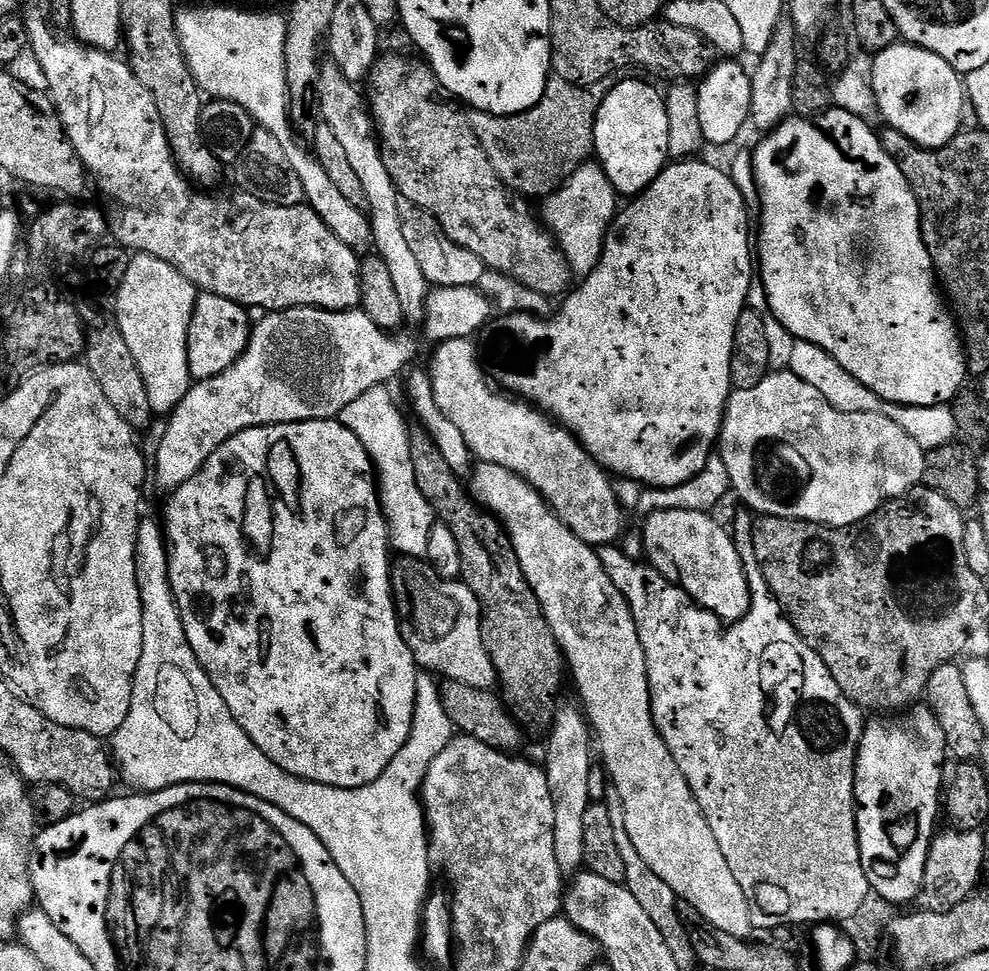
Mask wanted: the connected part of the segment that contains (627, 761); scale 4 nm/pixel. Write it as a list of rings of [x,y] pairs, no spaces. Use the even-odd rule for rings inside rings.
[[[477,463],[470,477],[470,492],[475,503],[487,509],[504,525],[522,566],[522,574],[544,607],[544,617],[548,619],[548,625],[552,627],[564,652],[571,683],[573,680],[580,691],[579,703],[594,733],[599,759],[600,756],[604,759],[604,768],[616,787],[615,799],[622,802],[626,834],[630,834],[634,850],[638,850],[642,862],[646,862],[646,866],[650,866],[650,870],[654,870],[654,874],[658,874],[658,878],[662,878],[662,882],[674,890],[677,901],[689,904],[695,912],[702,914],[702,918],[706,918],[706,922],[710,922],[710,926],[718,926],[718,930],[726,930],[726,934],[734,934],[736,938],[749,939],[754,927],[752,905],[742,886],[738,886],[734,870],[730,870],[722,855],[718,841],[710,830],[710,822],[706,822],[702,806],[698,806],[690,790],[690,782],[686,782],[682,770],[678,770],[674,754],[670,754],[652,720],[652,695],[642,638],[628,600],[618,586],[614,586],[610,574],[602,566],[599,551],[572,533],[570,526],[566,526],[566,522],[562,522],[562,518],[552,511],[540,492],[530,482],[514,474],[514,470],[506,470],[506,466]]]

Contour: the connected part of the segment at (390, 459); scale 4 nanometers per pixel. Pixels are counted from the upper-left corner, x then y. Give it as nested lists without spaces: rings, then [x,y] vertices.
[[[384,386],[366,390],[362,398],[354,398],[354,402],[350,402],[350,406],[340,412],[338,419],[351,432],[358,434],[358,442],[366,446],[366,454],[372,459],[378,481],[380,505],[384,508],[384,516],[388,520],[391,547],[395,551],[397,548],[401,557],[424,558],[428,555],[432,529],[438,516],[416,481],[412,443],[408,437],[410,424],[404,421],[395,398],[388,390]]]

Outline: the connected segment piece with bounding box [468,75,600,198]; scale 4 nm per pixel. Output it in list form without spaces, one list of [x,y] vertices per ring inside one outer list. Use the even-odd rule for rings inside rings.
[[[553,75],[543,98],[530,110],[513,116],[468,112],[470,126],[505,188],[524,196],[547,198],[586,163],[594,152],[594,126],[600,109],[600,100],[592,92]]]

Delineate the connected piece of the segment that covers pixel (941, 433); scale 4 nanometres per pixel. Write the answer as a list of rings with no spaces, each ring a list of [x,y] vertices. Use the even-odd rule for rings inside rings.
[[[796,341],[789,369],[795,376],[802,378],[802,382],[810,382],[810,386],[814,386],[814,390],[818,390],[818,394],[822,394],[822,398],[826,398],[826,402],[830,402],[830,406],[834,406],[834,410],[846,414],[881,412],[882,415],[898,422],[898,426],[902,426],[902,430],[906,430],[906,434],[910,434],[910,438],[914,438],[914,442],[918,442],[918,446],[922,446],[926,450],[946,446],[956,439],[954,414],[948,404],[935,404],[934,406],[885,404],[882,398],[878,398],[878,394],[874,394],[874,390],[862,386],[862,382],[858,382],[858,378],[854,378],[854,374],[850,374],[843,366],[838,366],[838,362],[834,362],[834,358],[830,358],[830,354],[826,354],[826,350],[814,346],[810,342]]]

